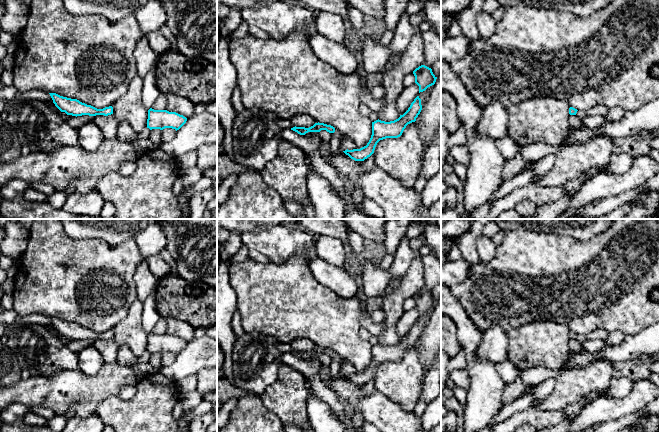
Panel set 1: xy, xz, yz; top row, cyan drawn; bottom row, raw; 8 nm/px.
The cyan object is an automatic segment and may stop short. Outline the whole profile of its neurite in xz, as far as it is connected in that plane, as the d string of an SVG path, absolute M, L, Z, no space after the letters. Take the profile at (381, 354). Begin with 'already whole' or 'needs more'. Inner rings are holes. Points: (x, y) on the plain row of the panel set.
already whole; M417 320L408 334L400 339L398 343L390 346L378 343L372 346L372 359L366 370L360 373L347 373L343 376L355 385L364 385L374 377L375 371L380 364L400 361L406 350L416 345L421 334L421 323Z

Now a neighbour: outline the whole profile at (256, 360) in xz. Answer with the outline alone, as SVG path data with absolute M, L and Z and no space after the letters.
M258 332L245 333L236 338L232 359L234 382L238 388L261 396L269 385L277 381L279 367L283 364L281 360L283 353L277 349L279 343L277 338Z

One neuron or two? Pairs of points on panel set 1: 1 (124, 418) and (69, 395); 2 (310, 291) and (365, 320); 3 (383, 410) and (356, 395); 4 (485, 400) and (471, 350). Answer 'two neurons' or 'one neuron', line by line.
1: two neurons
2: two neurons
3: one neuron
4: one neuron

